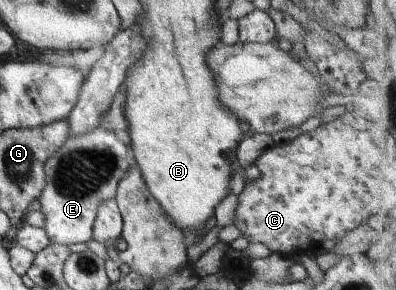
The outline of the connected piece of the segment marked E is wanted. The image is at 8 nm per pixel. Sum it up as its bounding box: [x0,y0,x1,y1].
[37,124,132,247]

